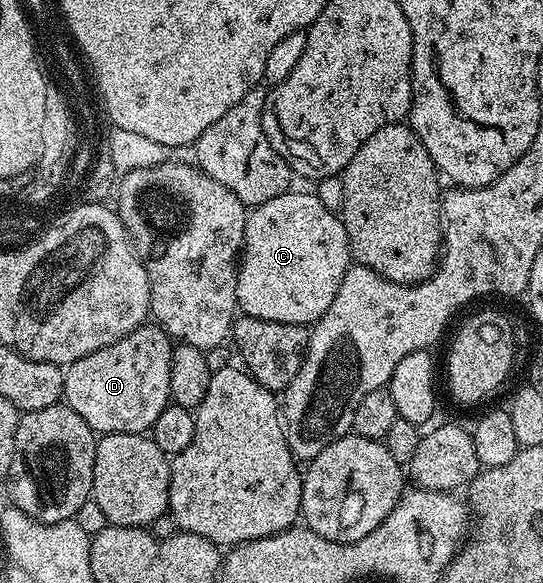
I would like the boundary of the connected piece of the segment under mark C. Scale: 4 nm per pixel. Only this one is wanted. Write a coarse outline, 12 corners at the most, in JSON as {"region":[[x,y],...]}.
{"region":[[314,192],[248,212],[238,308],[314,324],[350,265]]}

